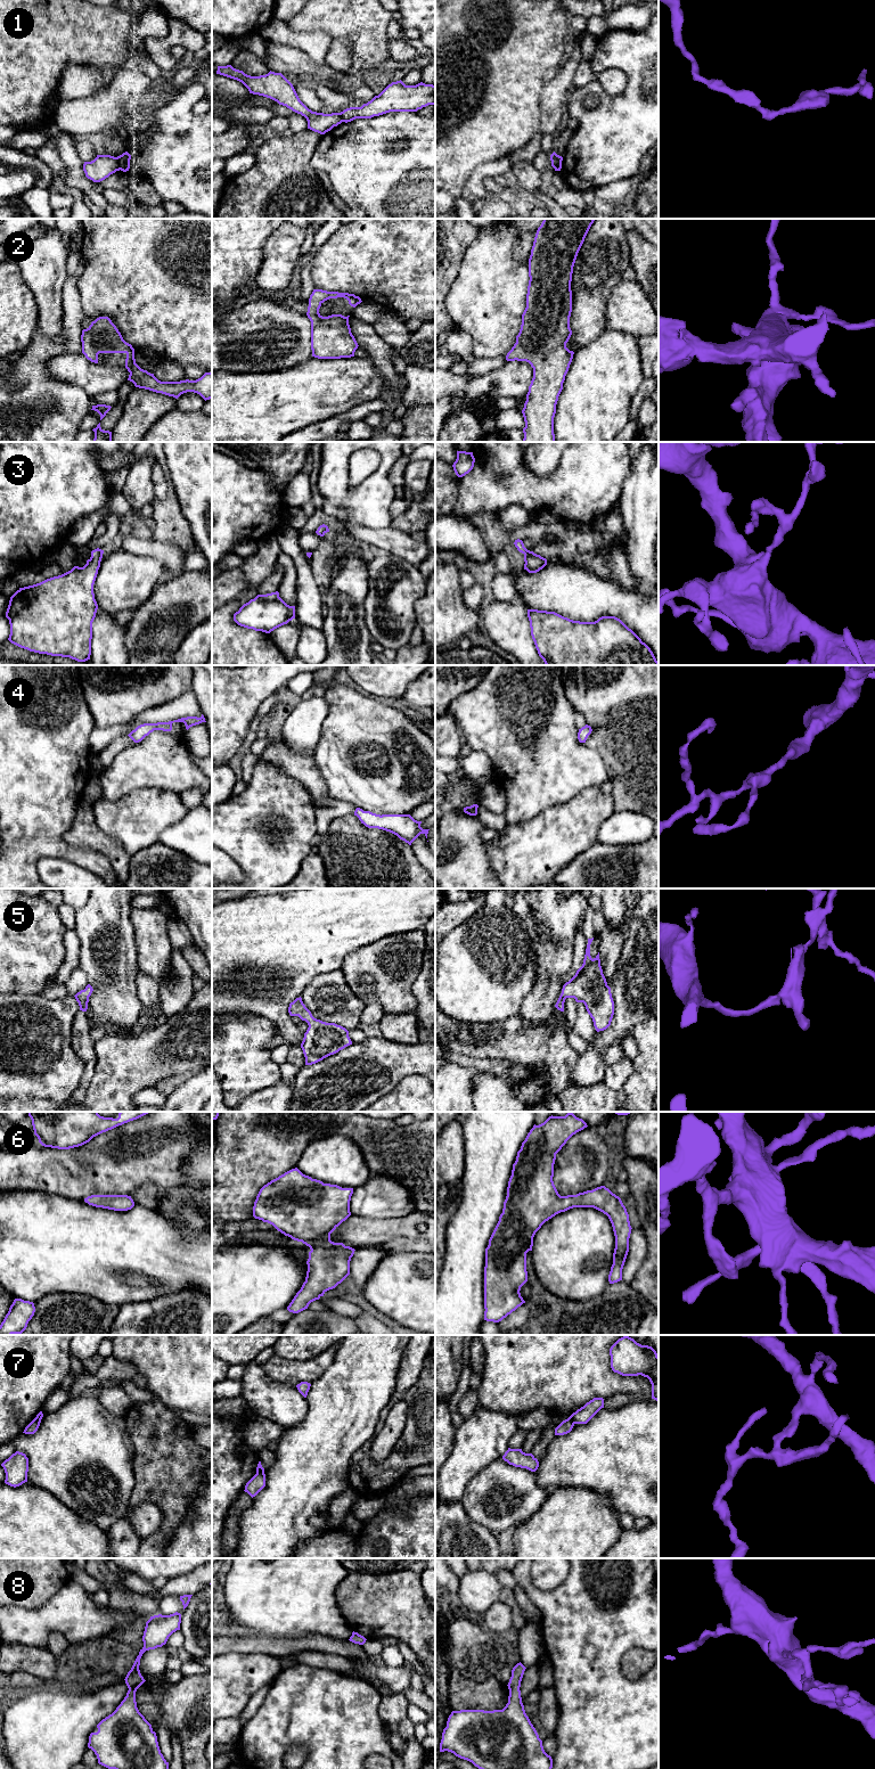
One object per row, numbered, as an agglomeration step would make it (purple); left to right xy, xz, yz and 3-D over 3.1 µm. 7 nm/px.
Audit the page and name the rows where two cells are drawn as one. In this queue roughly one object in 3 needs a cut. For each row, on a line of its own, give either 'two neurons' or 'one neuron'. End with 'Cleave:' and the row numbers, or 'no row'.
1: two neurons
2: one neuron
3: one neuron
4: one neuron
5: one neuron
6: one neuron
7: two neurons
8: one neuron
Cleave: 1, 7

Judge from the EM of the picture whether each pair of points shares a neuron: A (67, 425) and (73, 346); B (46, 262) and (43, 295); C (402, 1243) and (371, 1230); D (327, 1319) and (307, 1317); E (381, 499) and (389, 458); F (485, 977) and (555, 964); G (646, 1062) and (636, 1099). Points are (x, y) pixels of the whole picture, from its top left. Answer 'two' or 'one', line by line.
A: two
B: one
C: two
D: one
E: one
F: two
G: one

